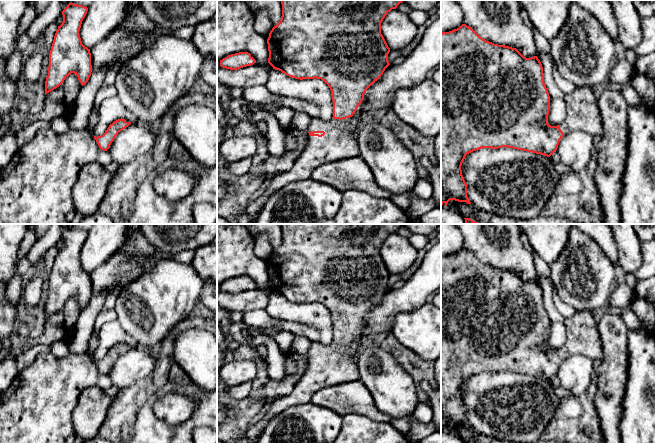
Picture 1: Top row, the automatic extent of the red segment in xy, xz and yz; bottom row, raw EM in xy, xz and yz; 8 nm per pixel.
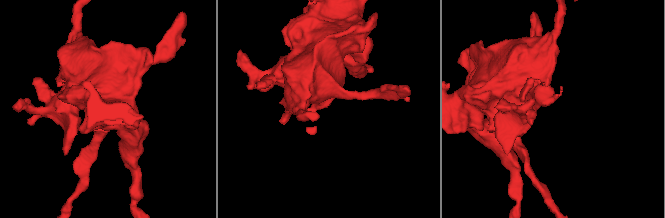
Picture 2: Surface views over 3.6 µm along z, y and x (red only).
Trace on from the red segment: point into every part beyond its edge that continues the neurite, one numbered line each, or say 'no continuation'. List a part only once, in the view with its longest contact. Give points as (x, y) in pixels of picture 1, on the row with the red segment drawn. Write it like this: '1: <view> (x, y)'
1: xz (338, 143)

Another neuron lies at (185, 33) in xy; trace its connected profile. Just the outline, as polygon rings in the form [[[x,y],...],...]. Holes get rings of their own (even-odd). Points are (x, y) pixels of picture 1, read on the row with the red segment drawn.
[[[185,26],[182,28],[170,30],[166,33],[173,35],[179,39],[189,40],[189,39],[191,39],[191,37],[195,31],[195,28],[196,28],[196,26]]]

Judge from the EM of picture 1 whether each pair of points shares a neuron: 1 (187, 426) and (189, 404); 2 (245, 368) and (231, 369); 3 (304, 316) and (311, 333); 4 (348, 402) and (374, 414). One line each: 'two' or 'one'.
1: two
2: one
3: two
4: one

